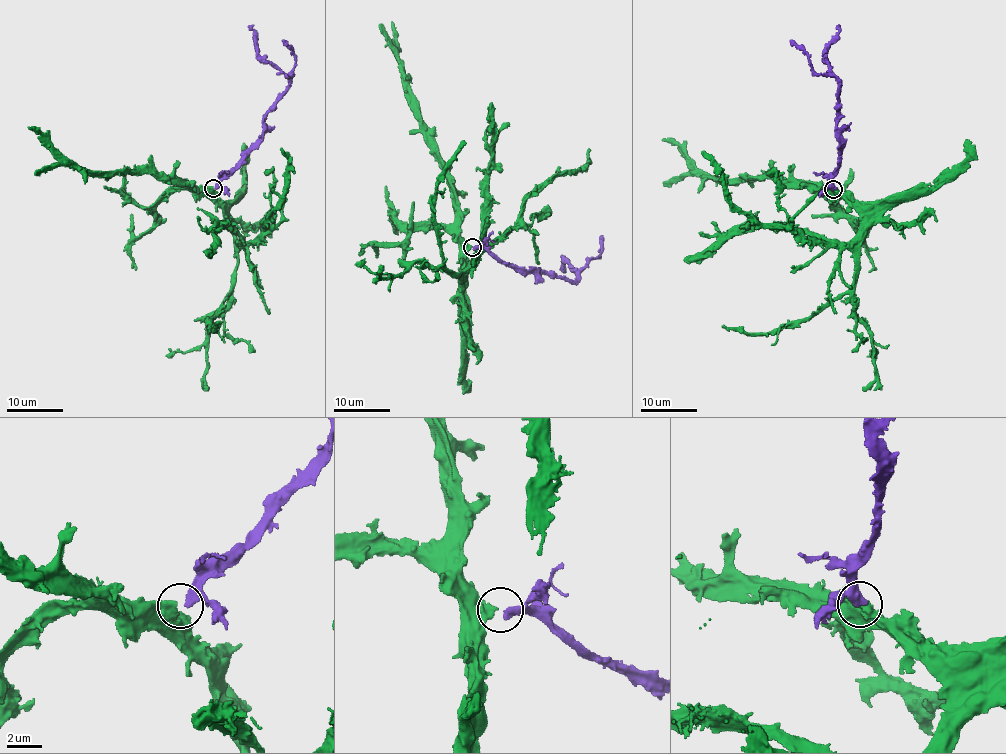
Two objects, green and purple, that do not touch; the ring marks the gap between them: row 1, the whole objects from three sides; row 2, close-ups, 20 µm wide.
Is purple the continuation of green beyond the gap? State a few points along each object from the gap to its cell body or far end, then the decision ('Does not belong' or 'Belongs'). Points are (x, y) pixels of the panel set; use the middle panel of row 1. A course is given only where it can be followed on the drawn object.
Course of green: (471, 246), (460, 276), (515, 226), (523, 202), (558, 174), (583, 166), (589, 148). Course of purple: (473, 247), (484, 247), (502, 262), (522, 269), (541, 270), (573, 281), (577, 276), (566, 258), (561, 267). Belongs

